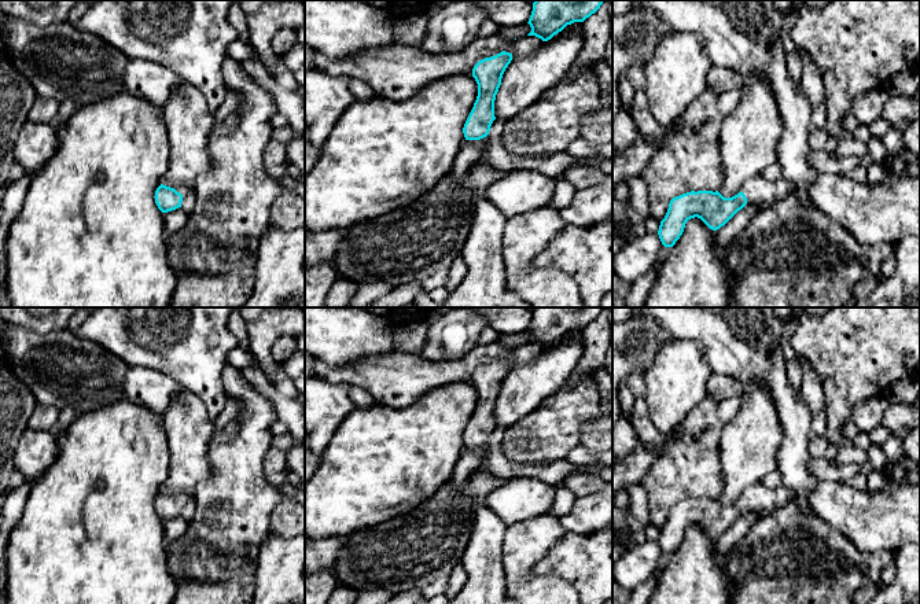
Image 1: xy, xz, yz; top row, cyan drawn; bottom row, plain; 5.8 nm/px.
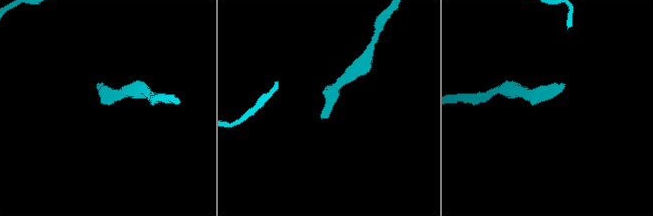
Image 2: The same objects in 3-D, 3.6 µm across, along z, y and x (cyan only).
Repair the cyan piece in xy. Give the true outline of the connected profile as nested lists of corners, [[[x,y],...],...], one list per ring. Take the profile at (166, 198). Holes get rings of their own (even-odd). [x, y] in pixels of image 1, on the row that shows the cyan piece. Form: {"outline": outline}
{"outline": [[[161,184],[155,191],[155,203],[162,213],[168,213],[181,207],[181,202],[189,189],[184,185],[176,188]]]}

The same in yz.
{"outline": [[[761,174],[748,180],[732,198],[724,198],[718,191],[691,191],[670,200],[658,235],[665,247],[673,247],[691,218],[698,217],[710,229],[717,231],[747,203],[776,203],[795,192],[796,188],[790,181],[784,178],[768,181]]]}

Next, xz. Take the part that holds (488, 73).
{"outline": [[[503,51],[479,60],[472,69],[472,77],[478,84],[478,96],[464,124],[463,133],[465,143],[475,140],[481,146],[481,152],[474,161],[474,166],[489,163],[489,130],[496,119],[494,100],[501,85],[503,74],[511,60],[512,54]]]}

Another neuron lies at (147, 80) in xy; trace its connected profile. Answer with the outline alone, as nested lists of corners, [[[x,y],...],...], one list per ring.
[[[132,59],[125,69],[124,88],[162,111],[170,97],[172,88],[179,85],[181,80],[165,66],[151,60]]]

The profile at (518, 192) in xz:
[[[509,170],[487,187],[486,199],[509,220],[551,206],[555,184],[537,170]]]

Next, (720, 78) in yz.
[[[713,65],[707,73],[707,89],[718,96],[731,89],[741,89],[744,77],[728,67]]]

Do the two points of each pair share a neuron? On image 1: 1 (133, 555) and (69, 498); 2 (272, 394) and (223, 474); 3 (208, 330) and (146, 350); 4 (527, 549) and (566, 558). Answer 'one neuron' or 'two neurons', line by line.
1: one neuron
2: two neurons
3: one neuron
4: two neurons

